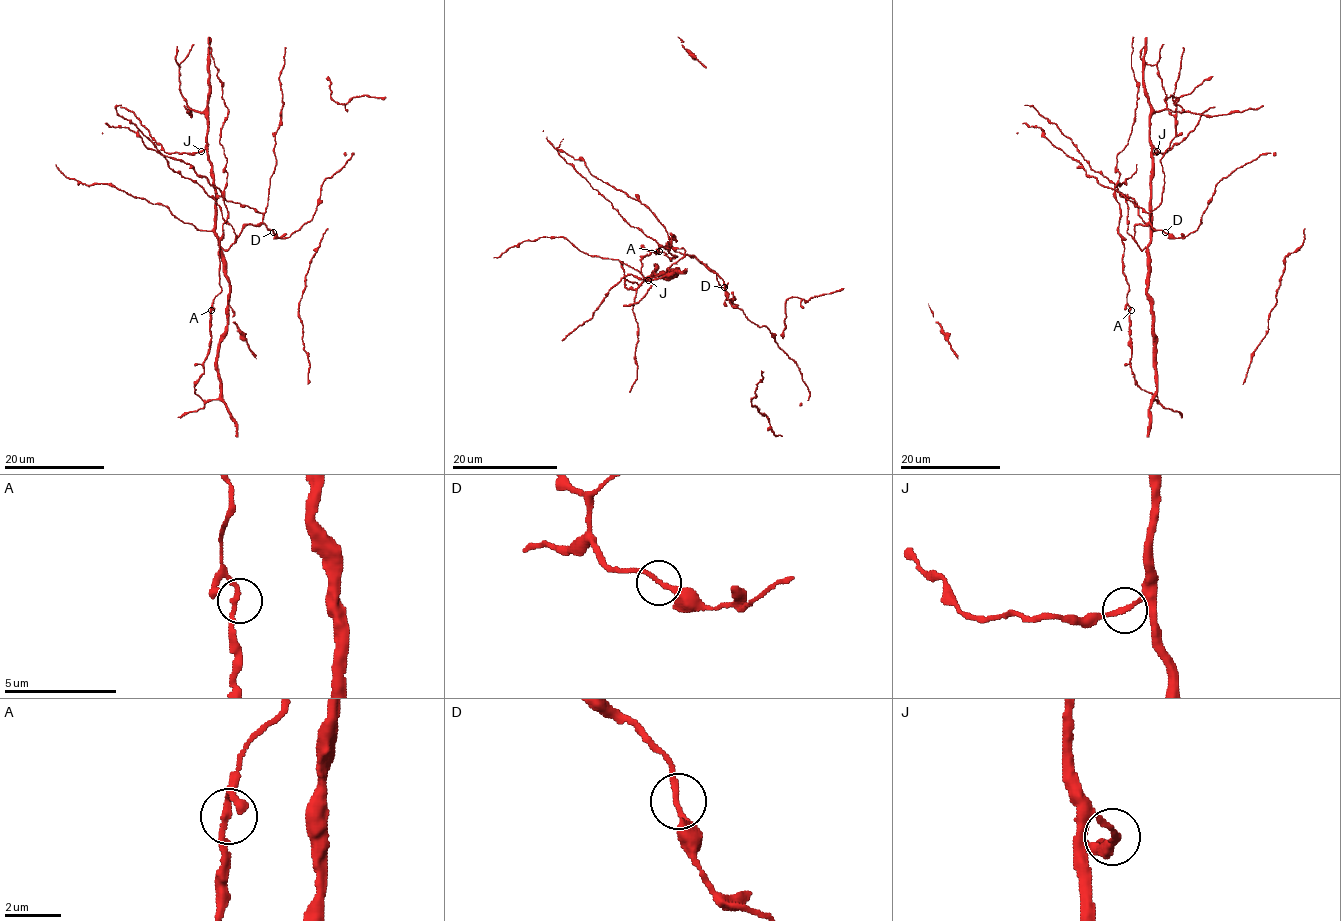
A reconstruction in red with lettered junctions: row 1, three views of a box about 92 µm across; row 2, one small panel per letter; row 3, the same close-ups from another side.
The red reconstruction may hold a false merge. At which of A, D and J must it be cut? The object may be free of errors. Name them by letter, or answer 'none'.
none

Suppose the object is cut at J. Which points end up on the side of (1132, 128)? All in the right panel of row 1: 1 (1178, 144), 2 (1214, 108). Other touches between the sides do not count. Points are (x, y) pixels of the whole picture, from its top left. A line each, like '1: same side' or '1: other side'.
1: other side
2: other side

